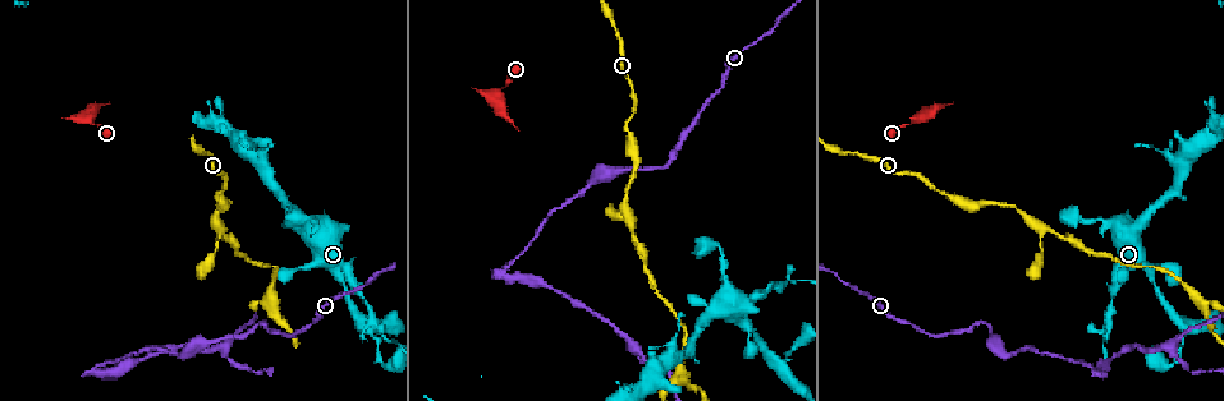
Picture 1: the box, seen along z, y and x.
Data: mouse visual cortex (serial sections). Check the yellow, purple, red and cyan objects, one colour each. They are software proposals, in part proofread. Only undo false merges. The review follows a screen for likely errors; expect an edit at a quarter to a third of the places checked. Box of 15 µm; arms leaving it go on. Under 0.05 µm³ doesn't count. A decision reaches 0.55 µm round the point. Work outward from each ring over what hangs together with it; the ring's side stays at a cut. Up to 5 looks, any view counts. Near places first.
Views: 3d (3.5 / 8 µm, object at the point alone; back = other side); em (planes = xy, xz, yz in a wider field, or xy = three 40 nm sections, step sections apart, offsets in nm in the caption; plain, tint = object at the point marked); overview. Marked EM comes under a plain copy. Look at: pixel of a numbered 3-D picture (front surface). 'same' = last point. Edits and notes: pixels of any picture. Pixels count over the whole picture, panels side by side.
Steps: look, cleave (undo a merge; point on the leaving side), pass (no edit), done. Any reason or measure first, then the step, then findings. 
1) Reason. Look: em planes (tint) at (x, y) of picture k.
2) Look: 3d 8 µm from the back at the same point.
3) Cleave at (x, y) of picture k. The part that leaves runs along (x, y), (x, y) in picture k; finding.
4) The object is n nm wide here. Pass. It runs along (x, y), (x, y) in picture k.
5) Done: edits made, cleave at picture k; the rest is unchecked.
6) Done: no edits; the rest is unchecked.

Sharp bend. Look: 3d 3.5 µm from the back at (263, 322) of picture 1.

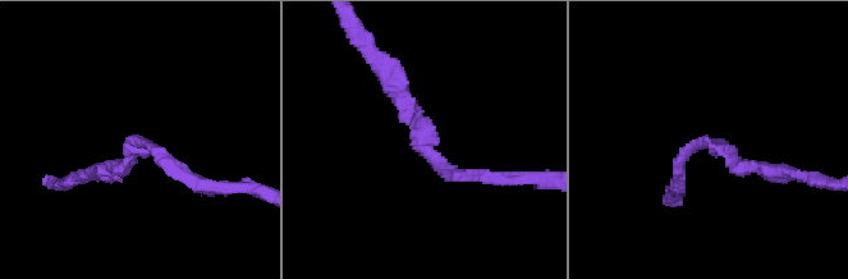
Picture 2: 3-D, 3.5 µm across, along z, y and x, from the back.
Look: em planes (tint) at (146, 144) of picture 2.

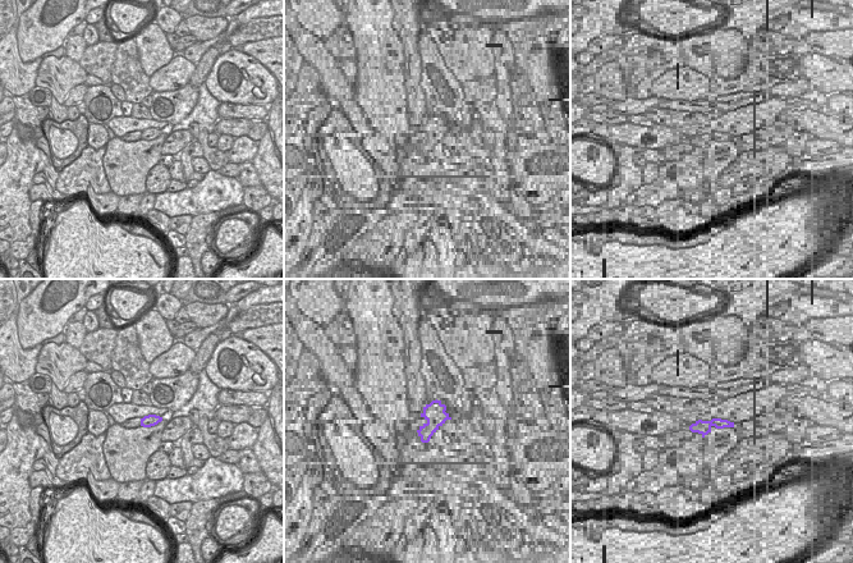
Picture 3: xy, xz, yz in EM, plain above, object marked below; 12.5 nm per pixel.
The object is 160 nm wide here. Pass. It runs along (400, 91), (432, 158), (452, 173), (499, 177) in picture 2; one cell here.

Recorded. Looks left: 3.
Sharp bend. Look: 3d 3.5 µm at (100, 372) of picture 1.

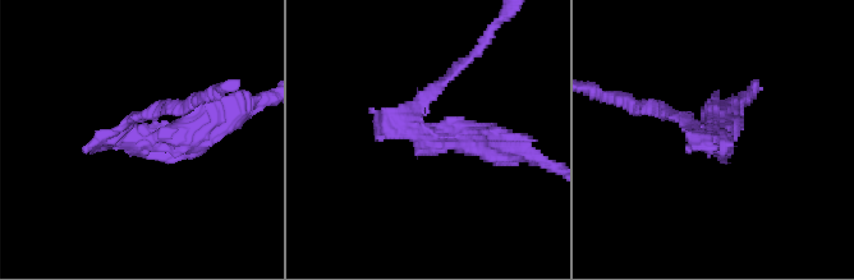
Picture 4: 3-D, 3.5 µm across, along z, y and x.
Now the EM. Look: em xy step 5 (tint) at (716, 137) of picture 4.

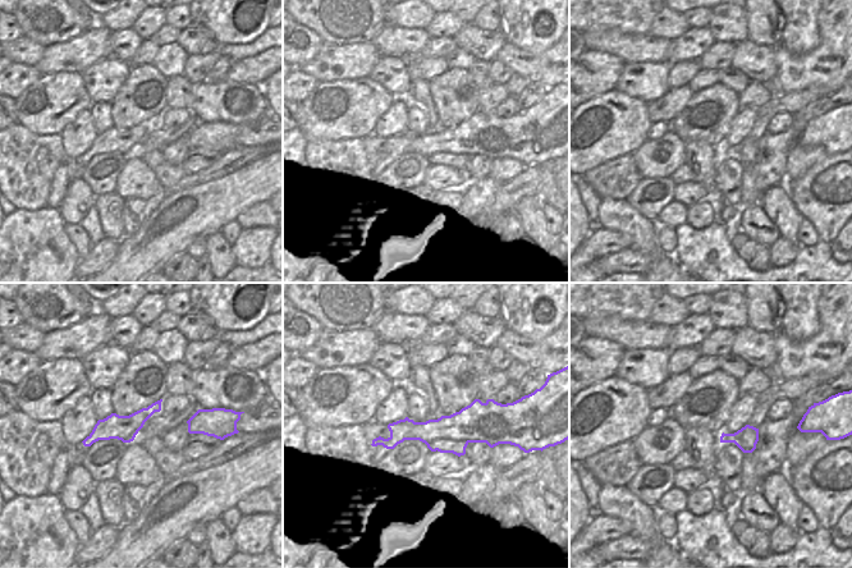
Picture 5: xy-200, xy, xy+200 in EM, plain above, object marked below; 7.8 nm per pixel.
Cleave at (182, 124) of picture 4. The part that leaves runs along (125, 140), (196, 136), (235, 109) in picture 4; a second cell is stuck on.

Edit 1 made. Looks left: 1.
Done: edits made, cleave at picture 4; the rest is unchecked.

